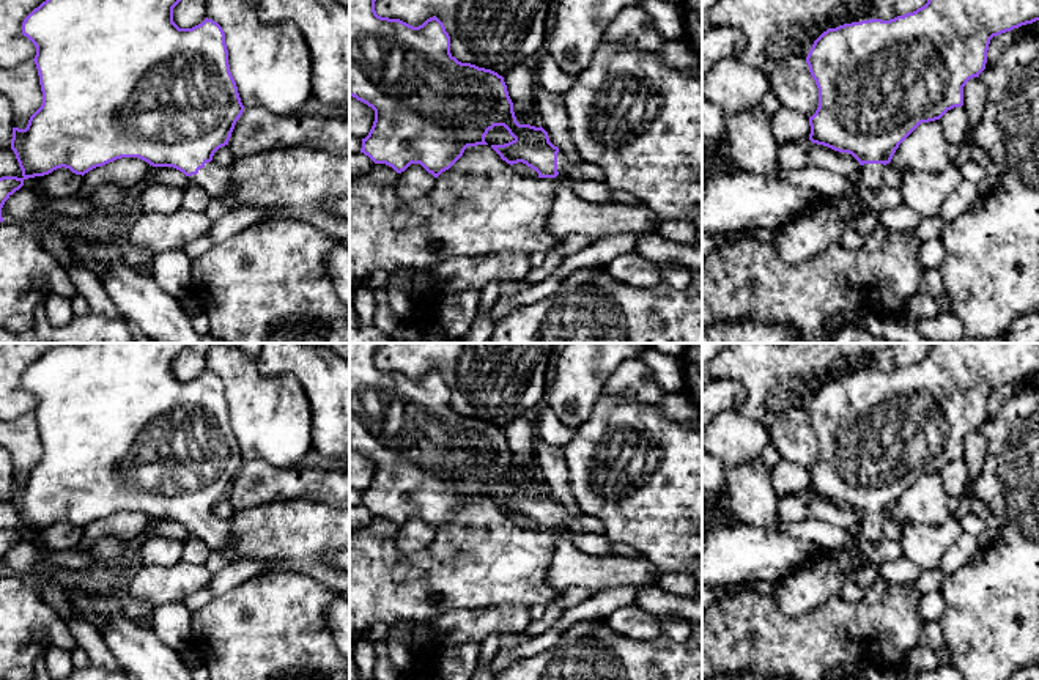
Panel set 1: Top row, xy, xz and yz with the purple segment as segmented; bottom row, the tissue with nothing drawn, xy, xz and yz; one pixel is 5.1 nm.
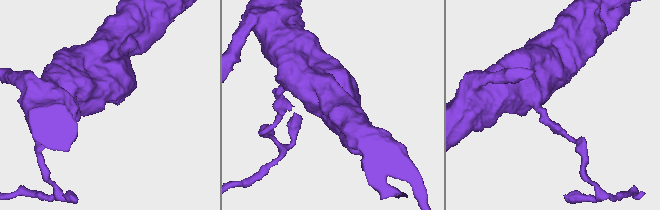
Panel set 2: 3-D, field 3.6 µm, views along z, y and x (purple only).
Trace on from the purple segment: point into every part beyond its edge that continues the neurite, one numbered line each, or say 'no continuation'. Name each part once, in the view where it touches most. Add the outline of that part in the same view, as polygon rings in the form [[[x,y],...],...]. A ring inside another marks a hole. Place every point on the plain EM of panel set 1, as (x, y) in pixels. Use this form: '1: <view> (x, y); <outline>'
1: xy (214, 532); [[[206,515],[197,527],[189,529],[195,537],[202,538],[211,552],[219,552],[230,545],[231,529],[230,523],[217,516]]]

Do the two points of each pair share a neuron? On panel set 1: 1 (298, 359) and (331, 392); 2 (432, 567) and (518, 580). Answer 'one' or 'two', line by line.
1: one
2: one

